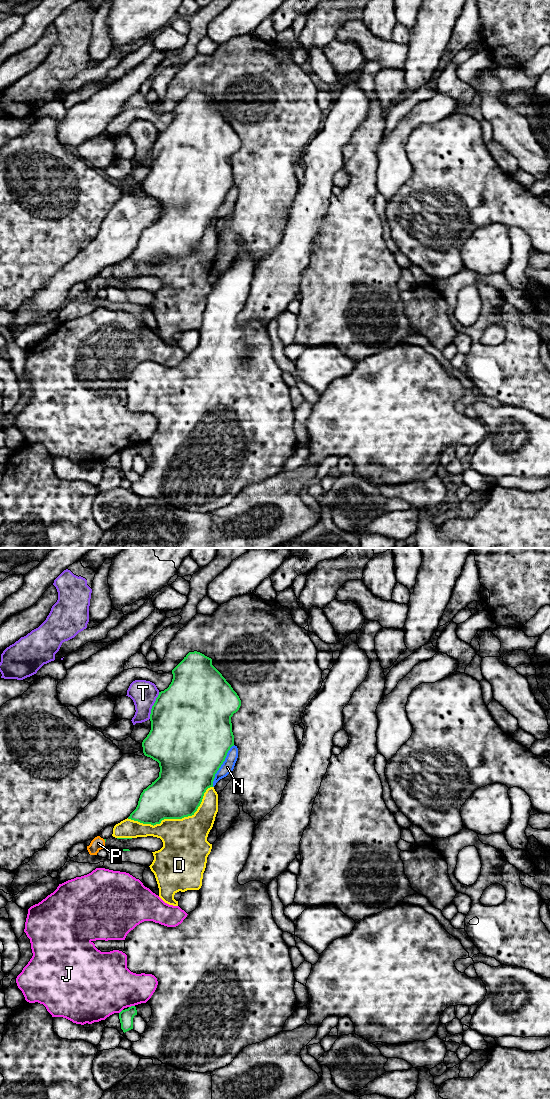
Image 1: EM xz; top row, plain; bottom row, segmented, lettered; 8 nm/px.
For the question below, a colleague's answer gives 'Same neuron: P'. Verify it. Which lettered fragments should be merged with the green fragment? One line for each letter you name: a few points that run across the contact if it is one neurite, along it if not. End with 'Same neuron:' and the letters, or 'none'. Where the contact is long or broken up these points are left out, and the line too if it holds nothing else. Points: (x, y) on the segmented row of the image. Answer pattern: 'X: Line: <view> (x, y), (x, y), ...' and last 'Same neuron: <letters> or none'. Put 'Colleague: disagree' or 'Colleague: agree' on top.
Colleague: agree
P: Line: xz (104, 839), (98, 843)
Same neuron: P

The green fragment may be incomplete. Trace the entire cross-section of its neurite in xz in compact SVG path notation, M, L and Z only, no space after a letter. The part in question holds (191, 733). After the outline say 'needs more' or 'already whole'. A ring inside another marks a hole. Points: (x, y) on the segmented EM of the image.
M189 652L172 670L173 679L164 691L159 692L151 709L151 730L142 742L143 753L159 763L159 777L140 795L136 809L128 819L143 824L156 825L164 819L182 819L192 816L200 806L204 793L213 787L215 774L234 746L231 717L241 700L222 674L212 665L212 659L204 654Z | already whole

